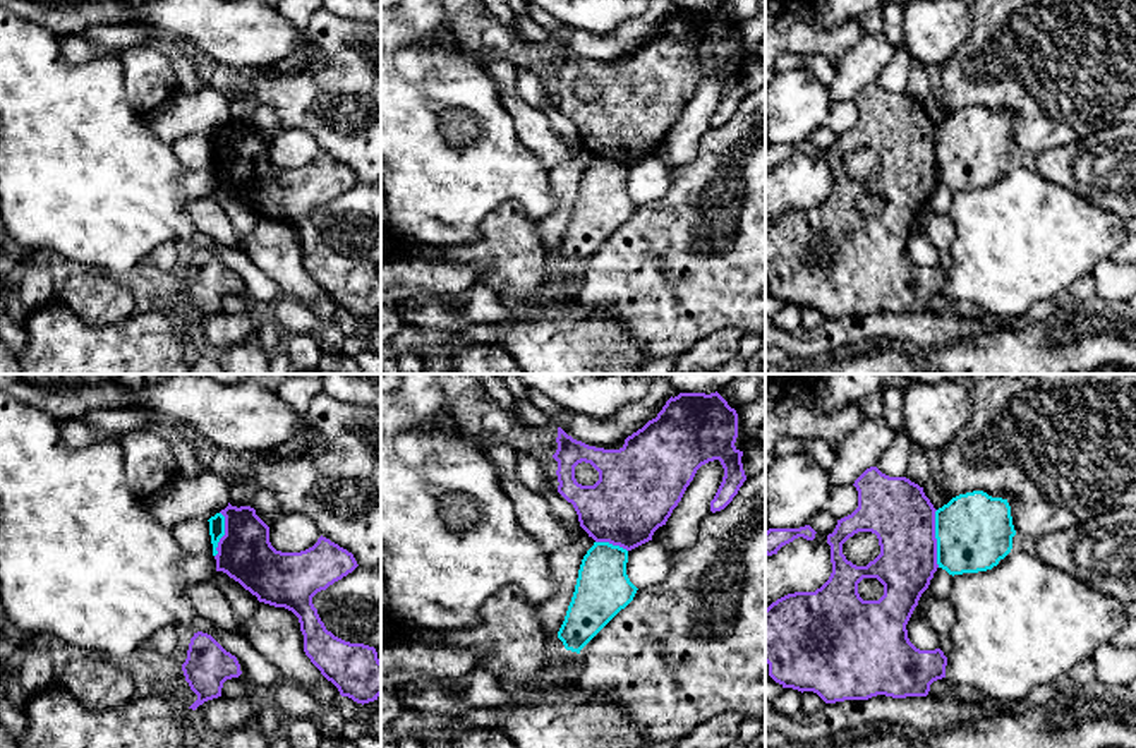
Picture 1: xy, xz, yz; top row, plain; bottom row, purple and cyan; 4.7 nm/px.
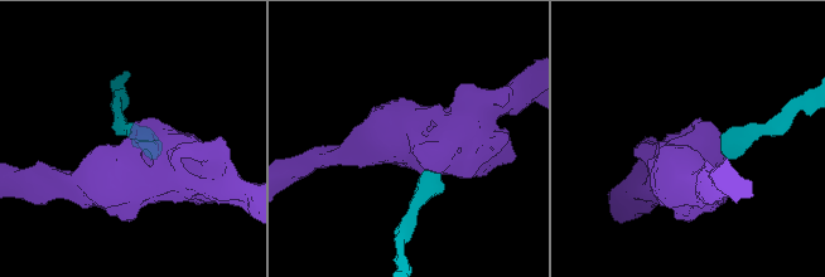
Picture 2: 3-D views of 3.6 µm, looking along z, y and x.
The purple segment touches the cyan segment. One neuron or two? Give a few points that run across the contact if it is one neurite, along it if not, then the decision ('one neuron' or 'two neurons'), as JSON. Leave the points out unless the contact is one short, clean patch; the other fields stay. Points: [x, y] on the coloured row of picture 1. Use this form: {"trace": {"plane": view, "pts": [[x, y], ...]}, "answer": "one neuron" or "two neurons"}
{"trace": {"plane": "yz", "pts": [[936, 510], [936, 563], [939, 567]]}, "answer": "two neurons"}

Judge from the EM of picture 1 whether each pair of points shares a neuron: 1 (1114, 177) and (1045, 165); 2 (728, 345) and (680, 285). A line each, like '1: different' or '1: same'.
1: same
2: different

